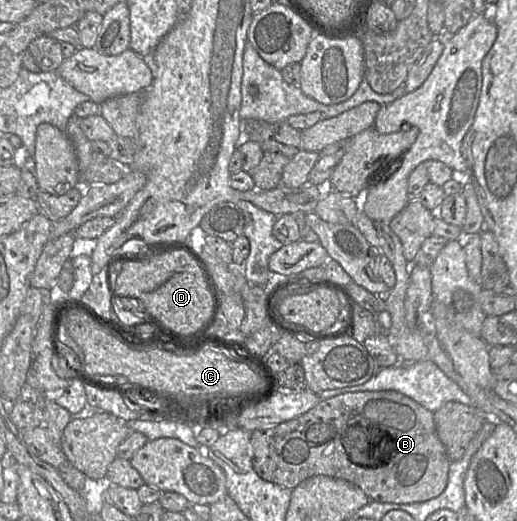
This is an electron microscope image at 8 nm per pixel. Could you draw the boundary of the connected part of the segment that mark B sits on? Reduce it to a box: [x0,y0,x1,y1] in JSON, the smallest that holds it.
[251,390,450,504]

